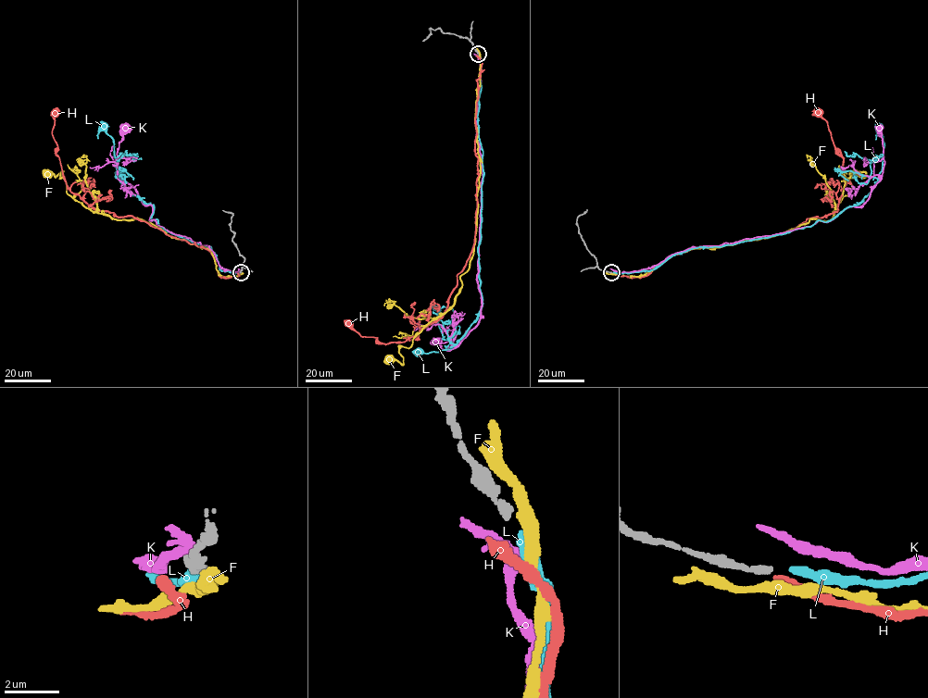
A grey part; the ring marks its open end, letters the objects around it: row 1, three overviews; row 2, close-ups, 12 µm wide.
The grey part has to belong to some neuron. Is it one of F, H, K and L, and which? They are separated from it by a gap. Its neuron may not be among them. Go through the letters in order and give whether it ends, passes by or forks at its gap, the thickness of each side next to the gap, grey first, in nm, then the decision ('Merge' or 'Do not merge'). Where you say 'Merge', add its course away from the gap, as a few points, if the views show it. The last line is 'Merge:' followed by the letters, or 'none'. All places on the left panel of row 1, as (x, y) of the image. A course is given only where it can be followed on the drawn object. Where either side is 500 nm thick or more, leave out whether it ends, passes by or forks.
F: It passes by. Thickness 240 nm (grey) against 400 nm. Do not merge
H: It ends there. Thickness 240 nm (grey) against 400 nm. Do not merge
K: It passes by. Thickness 240 nm (grey) against 320 nm. Do not merge
L: It ends there. Thickness 240 nm (grey) against 360 nm. Merge. Its course: (241, 272), (219, 269), (210, 246), (151, 219), (153, 205), (116, 175), (114, 140), (102, 125)
Merge: L

